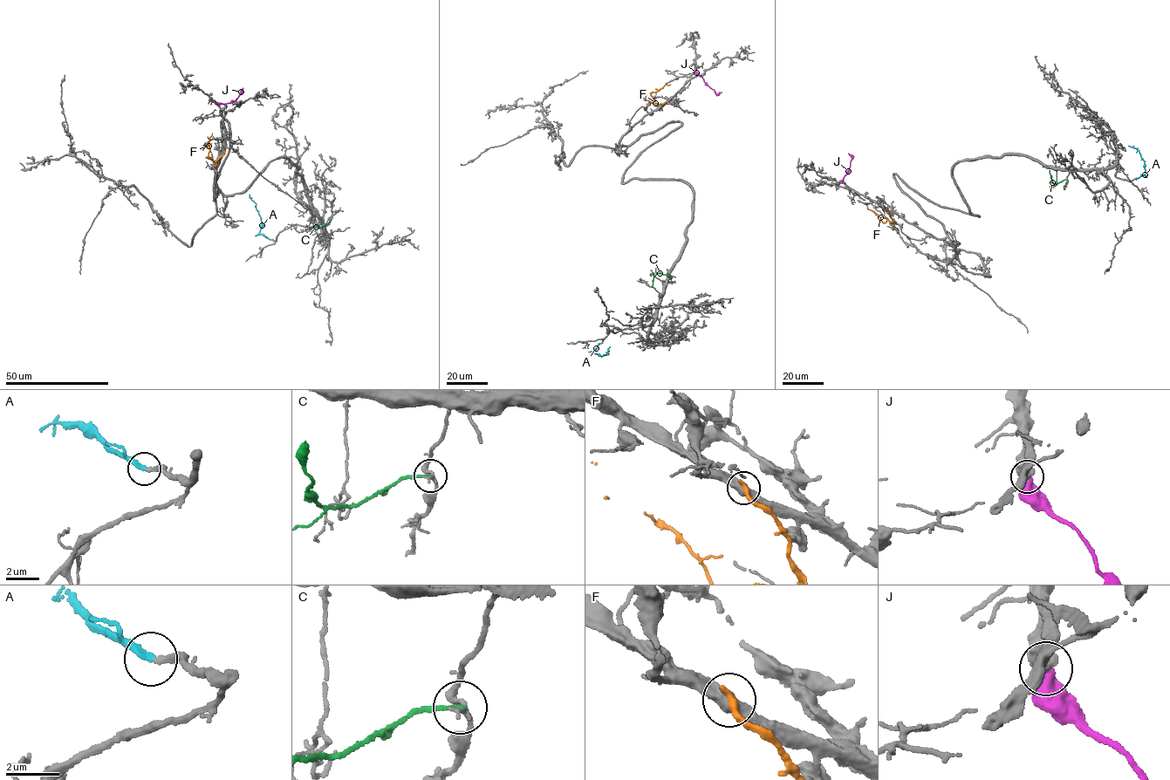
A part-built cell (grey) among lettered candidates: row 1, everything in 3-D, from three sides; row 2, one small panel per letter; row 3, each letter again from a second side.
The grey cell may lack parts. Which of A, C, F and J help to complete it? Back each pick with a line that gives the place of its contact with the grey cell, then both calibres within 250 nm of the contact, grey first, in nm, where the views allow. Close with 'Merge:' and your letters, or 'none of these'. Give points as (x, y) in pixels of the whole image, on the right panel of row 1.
A: meets grey at (1136, 179); 200 nm thick on the grey side, 260 nm on the other
Merge: A

